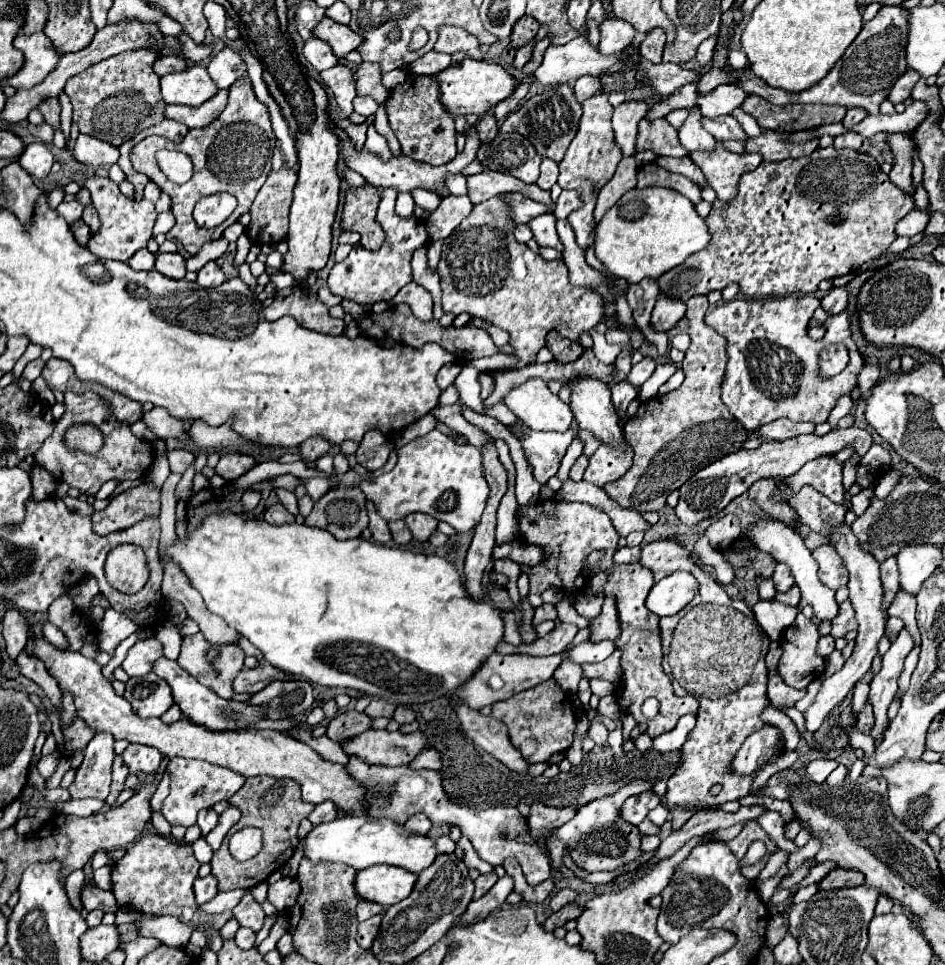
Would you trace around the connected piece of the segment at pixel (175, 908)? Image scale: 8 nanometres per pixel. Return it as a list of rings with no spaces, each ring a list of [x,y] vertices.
[[[143,833],[133,845],[127,847],[127,853],[123,859],[119,859],[113,869],[111,869],[111,879],[113,879],[113,895],[117,897],[117,903],[123,909],[129,911],[141,911],[147,915],[173,915],[181,923],[191,923],[195,915],[201,915],[199,905],[195,903],[193,897],[193,881],[199,871],[199,861],[193,855],[193,849],[185,839],[173,839],[165,837],[159,833]]]

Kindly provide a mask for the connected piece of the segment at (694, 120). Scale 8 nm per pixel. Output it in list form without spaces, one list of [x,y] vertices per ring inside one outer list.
[[[689,109],[687,119],[683,125],[677,129],[679,131],[679,141],[681,145],[691,153],[693,149],[713,149],[715,139],[711,133],[701,129],[701,113],[697,109]]]

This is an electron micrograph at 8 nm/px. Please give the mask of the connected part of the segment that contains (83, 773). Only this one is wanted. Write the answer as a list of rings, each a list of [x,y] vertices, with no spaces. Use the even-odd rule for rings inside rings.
[[[95,733],[95,737],[89,741],[87,749],[83,751],[85,757],[77,777],[69,787],[73,799],[107,799],[111,785],[111,763],[115,759],[113,743],[115,739],[111,733]]]

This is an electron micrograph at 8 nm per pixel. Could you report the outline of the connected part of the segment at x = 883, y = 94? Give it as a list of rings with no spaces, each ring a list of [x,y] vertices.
[[[881,7],[881,11],[875,15],[875,19],[867,21],[857,35],[857,39],[849,45],[847,53],[833,65],[833,69],[815,83],[813,87],[789,93],[775,87],[769,87],[765,81],[755,77],[751,69],[743,69],[739,87],[749,89],[749,93],[759,95],[767,99],[773,105],[789,105],[789,103],[825,103],[825,105],[845,105],[845,107],[863,107],[869,111],[869,115],[879,113],[879,105],[883,99],[887,99],[895,79],[901,77],[907,69],[905,61],[905,37],[907,37],[907,11],[903,7]]]

